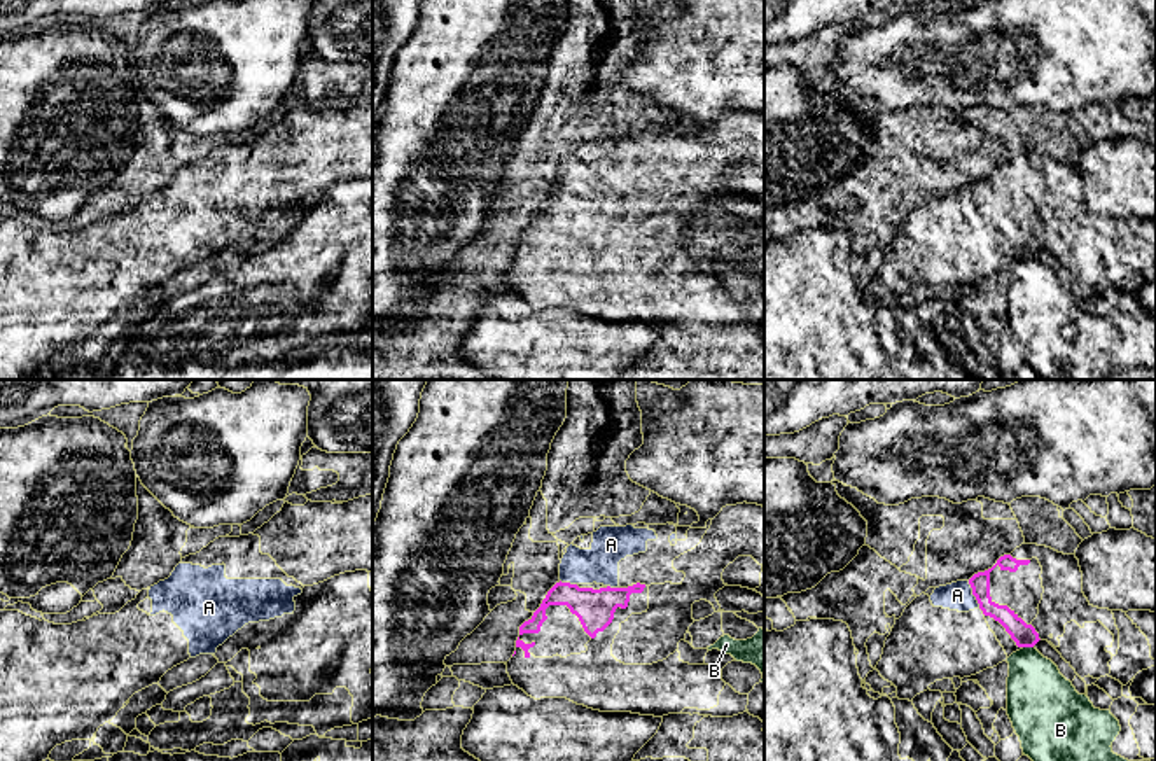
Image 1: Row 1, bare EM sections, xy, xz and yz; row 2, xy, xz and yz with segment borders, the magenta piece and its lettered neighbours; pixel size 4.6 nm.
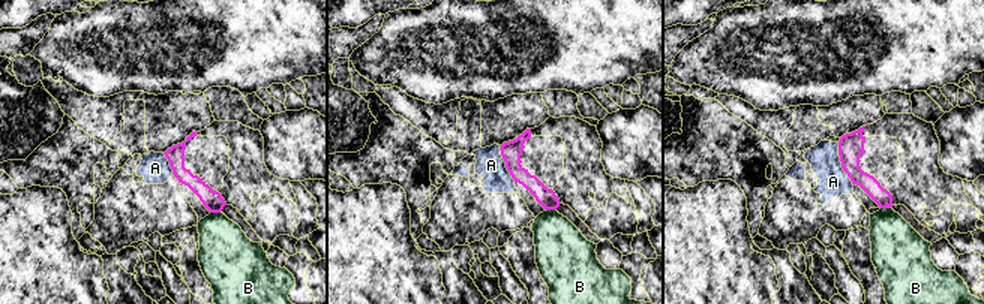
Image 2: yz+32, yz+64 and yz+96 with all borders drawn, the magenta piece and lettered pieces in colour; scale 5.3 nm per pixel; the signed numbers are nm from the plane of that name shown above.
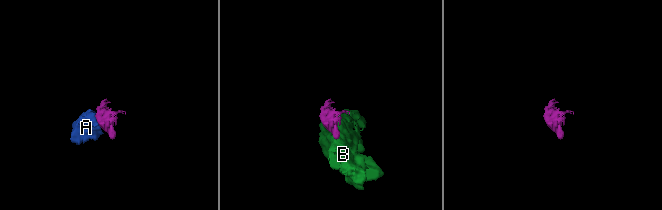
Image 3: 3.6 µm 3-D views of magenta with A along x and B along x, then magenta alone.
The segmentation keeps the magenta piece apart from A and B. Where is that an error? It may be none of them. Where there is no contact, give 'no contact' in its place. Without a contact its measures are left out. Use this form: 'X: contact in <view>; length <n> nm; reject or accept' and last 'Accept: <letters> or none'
A: contact in yz; length 140 nm; accept
B: contact in yz; length 50 nm; reject
Accept: A

